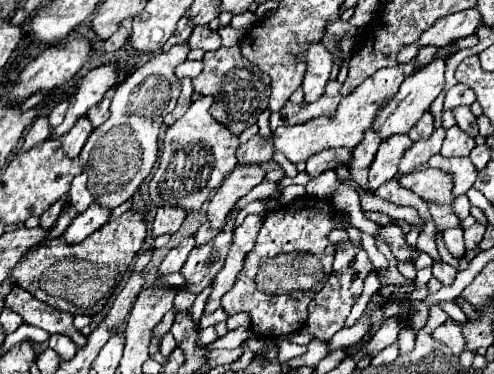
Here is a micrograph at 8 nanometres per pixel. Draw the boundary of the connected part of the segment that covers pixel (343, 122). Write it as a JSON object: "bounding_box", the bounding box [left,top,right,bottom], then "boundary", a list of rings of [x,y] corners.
{"bounding_box":[272,60,420,164],"boundary":[[[414,60],[410,64],[398,64],[394,68],[382,68],[378,70],[378,74],[366,78],[350,96],[342,98],[340,106],[336,108],[334,118],[314,118],[306,124],[298,124],[298,126],[282,126],[278,128],[272,138],[274,138],[274,148],[280,150],[282,154],[286,154],[286,158],[296,164],[296,162],[306,162],[310,156],[322,152],[322,150],[330,150],[330,148],[354,148],[362,142],[364,132],[372,126],[372,120],[378,116],[378,112],[386,106],[386,102],[390,98],[394,98],[394,94],[398,92],[398,86],[404,82],[404,78],[408,78],[410,74],[414,74],[420,68],[420,64]]]}

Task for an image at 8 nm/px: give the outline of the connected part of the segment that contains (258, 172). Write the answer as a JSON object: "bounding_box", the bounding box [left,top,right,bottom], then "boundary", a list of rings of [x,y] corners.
{"bounding_box":[208,164,266,228],"boundary":[[[258,164],[252,166],[236,166],[232,174],[222,182],[222,186],[216,190],[214,198],[210,200],[208,208],[208,220],[214,228],[222,226],[234,204],[246,196],[254,186],[258,186],[266,176],[266,170]]]}

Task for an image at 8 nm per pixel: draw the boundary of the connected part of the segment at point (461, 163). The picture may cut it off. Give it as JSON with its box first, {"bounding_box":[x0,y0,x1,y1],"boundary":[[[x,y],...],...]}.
{"bounding_box":[428,154,478,196],"boundary":[[[436,154],[430,158],[428,164],[432,168],[440,168],[446,174],[452,174],[454,180],[458,180],[454,184],[454,196],[466,194],[472,188],[476,174],[478,174],[478,170],[476,170],[474,162],[470,162],[470,158],[444,158],[444,156]]]}

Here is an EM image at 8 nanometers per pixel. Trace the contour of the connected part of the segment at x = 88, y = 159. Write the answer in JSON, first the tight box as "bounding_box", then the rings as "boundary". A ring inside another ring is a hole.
{"bounding_box":[68,42,190,212],"boundary":[[[186,42],[176,44],[166,54],[156,54],[150,58],[116,86],[110,106],[110,120],[90,134],[80,154],[84,170],[72,180],[72,188],[68,192],[70,204],[78,212],[84,212],[90,204],[116,208],[130,200],[150,176],[158,160],[160,126],[164,124],[164,116],[174,110],[180,94],[180,82],[174,68],[186,60],[188,52],[190,48]],[[156,76],[168,82],[156,82]]]}

